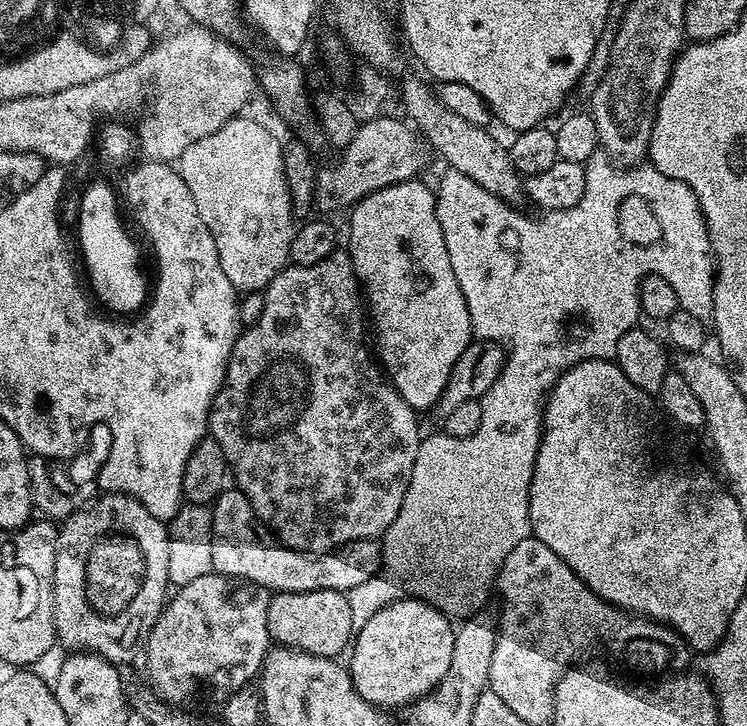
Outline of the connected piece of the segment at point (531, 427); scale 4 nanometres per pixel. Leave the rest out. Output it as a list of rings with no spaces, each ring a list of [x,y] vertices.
[[[597,154],[586,165],[586,191],[578,206],[570,206],[570,210],[544,212],[541,220],[535,220],[524,212],[519,212],[509,201],[500,200],[490,190],[484,190],[474,182],[474,178],[466,178],[458,170],[448,168],[441,178],[440,185],[435,185],[436,213],[442,226],[442,238],[446,238],[446,254],[450,254],[450,266],[454,266],[454,278],[458,278],[458,286],[466,298],[466,306],[470,314],[473,333],[484,342],[505,342],[506,359],[504,369],[498,374],[494,386],[480,400],[482,406],[482,426],[470,438],[454,438],[437,434],[425,435],[420,441],[418,458],[414,458],[414,470],[410,474],[410,486],[406,486],[406,498],[402,498],[402,510],[398,510],[398,518],[384,533],[382,547],[384,561],[380,573],[370,582],[362,582],[362,586],[354,586],[347,592],[350,602],[350,614],[354,614],[354,625],[359,626],[370,622],[382,606],[393,604],[399,600],[421,600],[434,606],[442,615],[463,622],[479,613],[480,608],[488,600],[488,587],[497,583],[506,561],[512,551],[518,548],[523,540],[529,539],[530,525],[528,523],[528,491],[534,474],[534,462],[540,445],[540,433],[544,430],[544,401],[556,379],[568,368],[574,367],[583,360],[612,360],[616,355],[618,338],[626,334],[626,330],[637,327],[641,319],[640,283],[644,277],[654,275],[666,278],[670,286],[674,286],[674,294],[680,299],[680,306],[687,308],[694,318],[705,322],[712,318],[712,286],[714,283],[714,253],[712,243],[708,241],[708,226],[704,223],[704,215],[700,212],[700,203],[692,193],[692,188],[666,174],[662,174],[651,163],[644,162],[639,166],[617,166],[607,155]]]

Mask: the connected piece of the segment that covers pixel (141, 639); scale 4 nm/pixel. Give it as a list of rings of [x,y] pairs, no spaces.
[[[104,494],[99,497],[97,504],[89,503],[81,507],[80,511],[69,516],[59,525],[56,538],[56,561],[54,562],[54,626],[56,627],[56,639],[61,645],[65,644],[72,652],[92,652],[95,656],[106,658],[117,666],[125,666],[136,655],[145,651],[150,630],[156,624],[156,619],[165,606],[170,596],[168,583],[168,571],[170,570],[170,542],[168,541],[168,529],[165,521],[154,518],[146,506],[142,506],[131,496],[119,494]]]

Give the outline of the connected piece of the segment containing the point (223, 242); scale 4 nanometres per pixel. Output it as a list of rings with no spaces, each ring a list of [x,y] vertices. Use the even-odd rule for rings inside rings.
[[[241,114],[214,130],[214,134],[206,134],[206,138],[198,138],[198,142],[186,146],[178,161],[182,182],[190,186],[198,214],[202,214],[202,222],[206,222],[210,234],[214,234],[214,246],[218,246],[222,270],[226,278],[230,278],[230,286],[234,286],[240,294],[264,292],[269,282],[290,264],[288,255],[294,217],[290,190],[286,186],[286,174],[282,166],[283,153],[282,140],[266,125],[251,120],[248,114]]]

